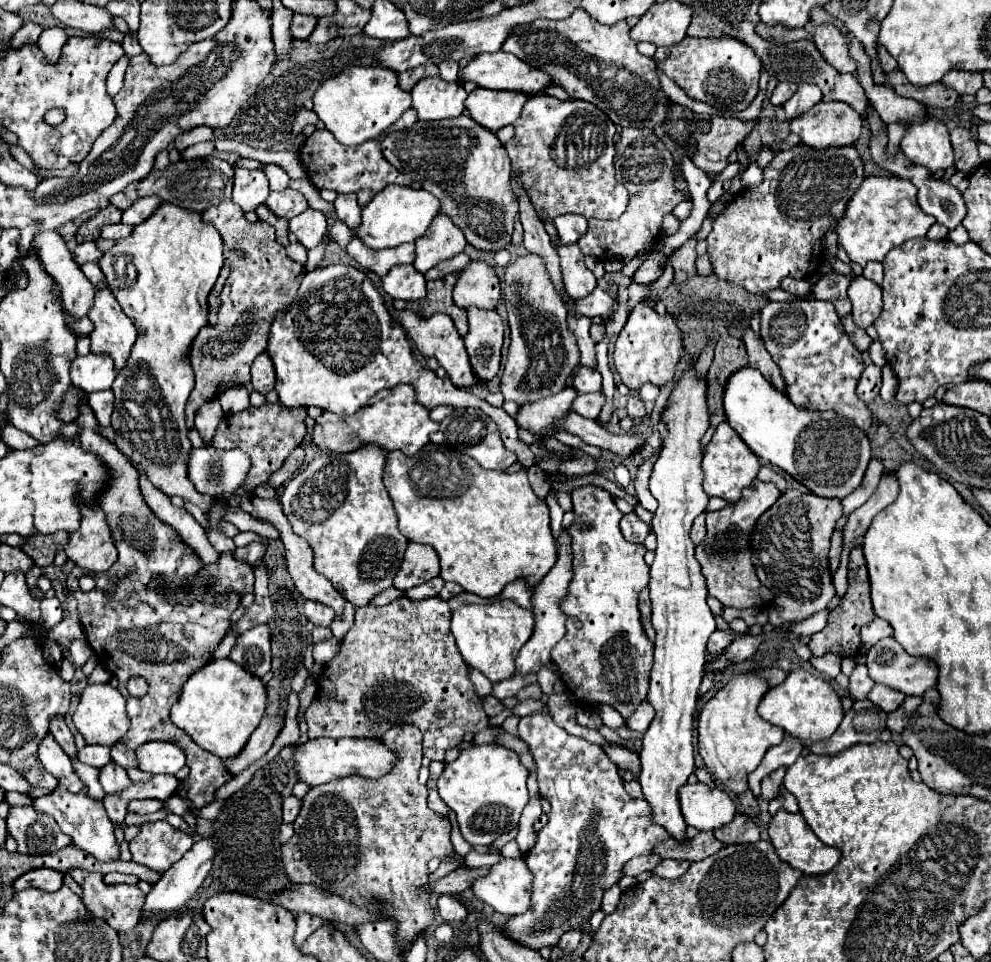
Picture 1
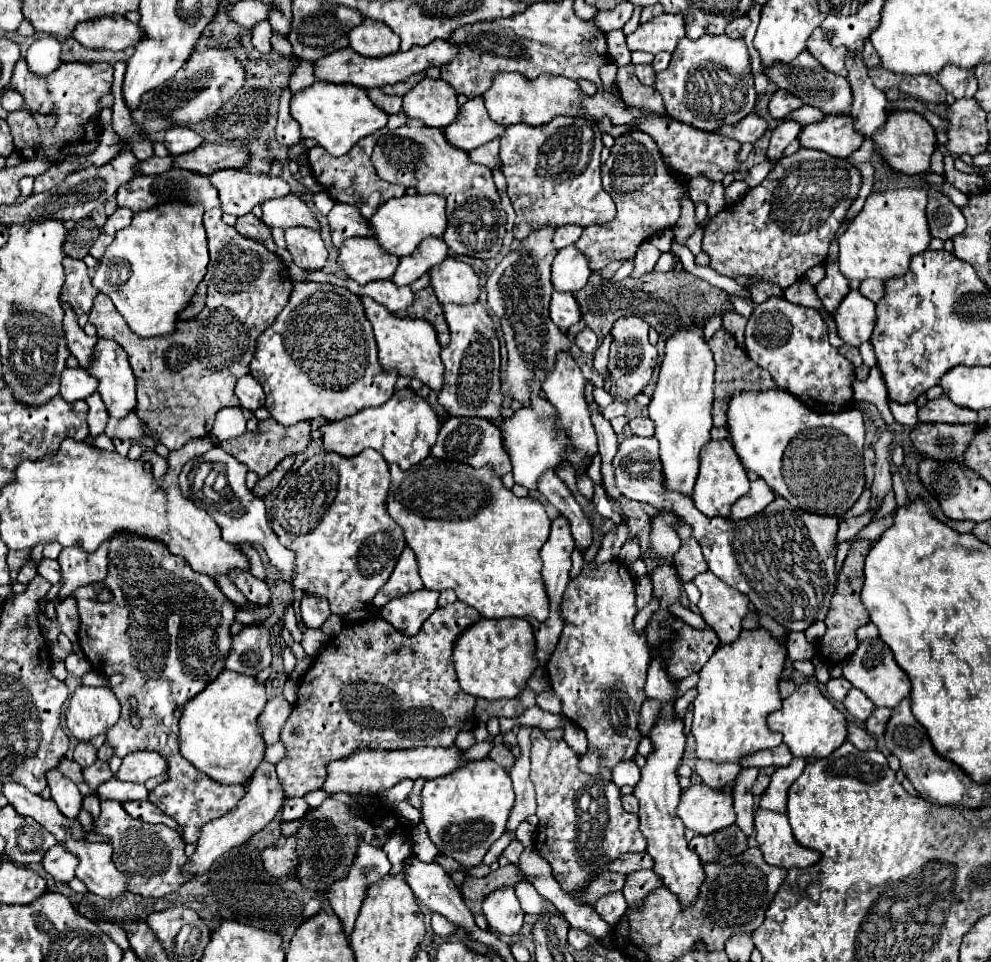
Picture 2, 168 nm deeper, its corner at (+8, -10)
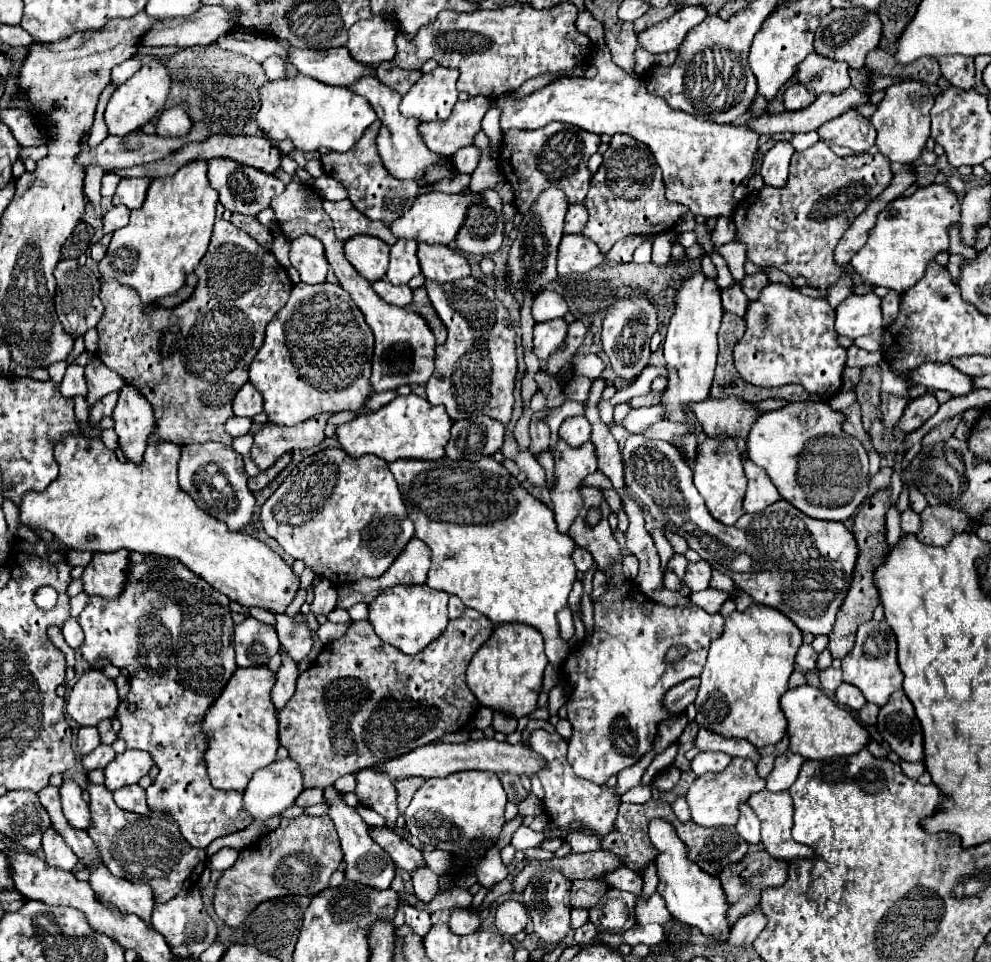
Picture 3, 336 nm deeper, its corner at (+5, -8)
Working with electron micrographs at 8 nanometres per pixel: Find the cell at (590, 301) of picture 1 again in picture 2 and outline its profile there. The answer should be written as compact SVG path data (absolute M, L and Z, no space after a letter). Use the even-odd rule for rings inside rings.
M555 290L553 296L551 296L549 316L555 322L555 326L559 326L559 330L567 330L571 324L579 322L581 314L579 314L579 308L577 308L573 294Z

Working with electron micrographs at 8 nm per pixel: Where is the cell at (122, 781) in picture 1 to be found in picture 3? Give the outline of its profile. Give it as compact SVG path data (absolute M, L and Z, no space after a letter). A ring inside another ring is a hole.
M100 744L94 752L90 752L90 754L86 754L84 758L82 758L82 764L84 764L84 770L86 772L92 772L92 770L98 770L98 768L106 768L112 760L114 760L114 750L112 750L112 746L104 746L104 744Z

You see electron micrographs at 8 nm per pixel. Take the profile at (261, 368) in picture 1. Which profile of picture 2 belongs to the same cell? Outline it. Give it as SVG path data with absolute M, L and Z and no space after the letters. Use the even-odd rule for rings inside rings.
M251 374L239 378L239 382L235 386L235 394L239 398L239 406L245 410L255 412L257 408L261 408L265 404L265 392L255 382L255 378L251 378Z

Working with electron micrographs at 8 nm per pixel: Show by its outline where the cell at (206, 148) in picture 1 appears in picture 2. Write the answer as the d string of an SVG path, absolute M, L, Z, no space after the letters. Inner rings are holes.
M151 156L139 162L139 174L163 174L167 170L171 170L171 156L165 156L165 158Z

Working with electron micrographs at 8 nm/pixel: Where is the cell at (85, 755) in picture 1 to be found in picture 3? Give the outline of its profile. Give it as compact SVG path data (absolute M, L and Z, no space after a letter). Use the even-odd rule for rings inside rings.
M90 726L80 728L78 738L76 738L76 744L78 744L78 752L80 752L82 756L90 754L90 752L92 752L94 748L98 748L98 744L100 744L98 730L96 730L96 728L90 728Z

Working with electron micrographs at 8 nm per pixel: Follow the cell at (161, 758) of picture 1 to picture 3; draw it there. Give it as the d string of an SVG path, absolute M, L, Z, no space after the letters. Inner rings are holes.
M126 750L124 754L116 756L104 768L106 788L116 790L116 788L122 788L122 786L128 786L128 784L138 784L138 780L142 776L146 776L152 766L154 766L154 758L148 752Z

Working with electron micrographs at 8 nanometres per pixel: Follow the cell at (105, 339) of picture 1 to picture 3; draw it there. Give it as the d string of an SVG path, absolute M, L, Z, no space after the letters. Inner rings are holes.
M126 382L122 386L112 420L118 444L126 458L140 462L148 446L148 436L154 430L154 414L148 400L138 392L138 388L134 388L134 384Z

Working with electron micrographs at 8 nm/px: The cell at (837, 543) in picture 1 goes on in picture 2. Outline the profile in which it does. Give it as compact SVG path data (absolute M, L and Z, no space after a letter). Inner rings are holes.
M865 510L861 516L853 516L853 518L847 518L847 520L841 520L839 522L839 534L837 534L837 540L843 542L843 540L853 540L861 528L865 528L873 516L875 516L877 510Z

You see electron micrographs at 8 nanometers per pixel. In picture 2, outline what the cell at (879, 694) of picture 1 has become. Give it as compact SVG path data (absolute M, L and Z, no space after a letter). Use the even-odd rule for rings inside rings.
M851 688L851 690L847 692L847 698L843 700L843 706L847 708L847 712L849 712L851 716L855 716L855 718L859 718L859 720L869 718L871 712L875 710L875 704L873 704L865 694L861 694L861 692L855 690L855 688Z

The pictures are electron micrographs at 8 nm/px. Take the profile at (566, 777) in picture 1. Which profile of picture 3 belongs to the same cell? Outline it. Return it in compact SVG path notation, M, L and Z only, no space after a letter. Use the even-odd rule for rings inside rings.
M534 730L530 736L530 748L536 754L540 754L544 760L544 768L538 772L538 778L544 786L542 806L544 806L544 812L548 814L548 820L552 824L560 824L562 828L566 828L570 824L582 826L580 830L570 830L570 828L564 830L566 836L562 836L562 840L566 844L570 844L570 852L582 854L582 852L602 850L602 836L606 836L606 832L614 830L614 816L618 814L618 806L620 806L620 794L616 794L616 788L598 786L594 782L574 776L574 772L566 760L568 742L556 732L550 734L546 730Z

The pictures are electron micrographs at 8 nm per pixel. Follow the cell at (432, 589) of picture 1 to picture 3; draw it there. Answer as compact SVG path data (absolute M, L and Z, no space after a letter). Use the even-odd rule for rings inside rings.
M394 586L384 590L368 608L368 620L378 636L402 650L404 654L416 654L426 648L448 626L448 594L432 590L428 586Z

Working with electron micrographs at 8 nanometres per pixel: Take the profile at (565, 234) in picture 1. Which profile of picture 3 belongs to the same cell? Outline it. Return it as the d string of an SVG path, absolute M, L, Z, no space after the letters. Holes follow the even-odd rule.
M572 204L566 214L564 232L566 234L580 234L584 230L586 222L588 222L588 212L586 212L584 204Z

